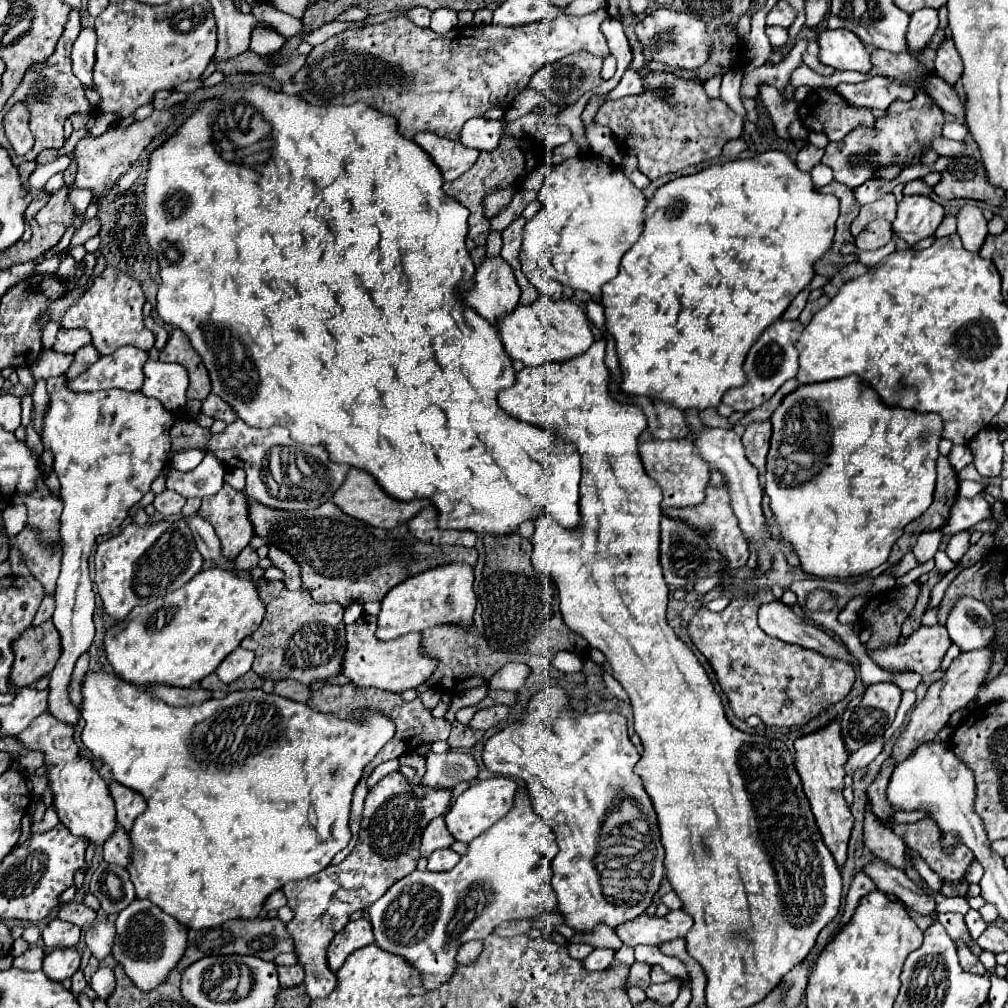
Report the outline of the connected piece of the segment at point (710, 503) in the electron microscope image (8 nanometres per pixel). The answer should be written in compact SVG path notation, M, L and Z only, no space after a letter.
M725 485L721 487L707 487L707 499L705 503L697 505L697 507L685 507L685 509L667 509L665 513L669 513L669 517L679 517L679 519L685 519L689 521L693 527L697 527L699 531L709 531L711 537L709 537L709 543L711 547L719 549L727 559L729 559L729 567L733 569L739 569L739 567L745 567L747 565L747 559L749 559L749 543L745 539L745 535L741 533L739 525L737 525L737 517L733 515L731 511L731 505L729 505L729 493L725 489Z

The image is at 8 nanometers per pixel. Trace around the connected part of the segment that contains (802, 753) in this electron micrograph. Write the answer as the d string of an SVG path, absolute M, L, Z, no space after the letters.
M839 717L829 721L825 727L795 739L795 769L801 777L803 791L811 803L811 811L815 815L817 827L823 835L823 841L829 847L829 851L833 853L835 863L839 863L839 865L843 865L843 861L847 857L847 841L849 841L849 833L853 827L853 815L843 799L843 777L845 777L843 765L845 765L847 757L849 757L849 753L841 739Z

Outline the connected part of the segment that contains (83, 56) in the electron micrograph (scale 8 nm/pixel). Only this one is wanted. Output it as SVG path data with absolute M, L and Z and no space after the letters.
M81 27L81 33L77 35L73 43L73 73L79 77L79 81L87 87L93 87L91 69L95 63L95 29L93 27Z

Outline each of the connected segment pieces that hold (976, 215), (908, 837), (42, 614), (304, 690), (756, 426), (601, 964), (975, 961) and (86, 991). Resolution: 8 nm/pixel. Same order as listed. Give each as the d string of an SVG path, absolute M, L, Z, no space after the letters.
M963 205L957 213L957 235L963 247L969 251L979 251L987 235L987 221L977 205Z
M923 819L919 823L895 825L893 833L901 837L907 847L915 849L927 861L927 865L939 875L939 879L949 883L957 883L965 879L965 871L975 859L973 851L969 851L969 847L961 843L953 847L951 853L945 853L941 845L943 835L931 819Z
M45 593L43 601L41 601L41 607L39 607L39 611L37 611L35 619L33 619L33 625L43 623L45 619L51 619L53 611L55 611L55 597L53 597L53 595L49 595L49 593Z
M285 679L285 681L277 681L275 683L275 693L299 703L307 703L307 699L311 697L311 689L309 685L297 683L295 679Z
M763 421L763 423L753 423L745 427L745 435L743 435L743 447L747 453L747 459L757 467L759 471L759 481L761 487L765 485L765 457L769 451L769 439L771 439L771 423Z
M595 948L594 951L583 960L583 966L588 971L606 969L614 959L616 951L611 948Z
M957 943L957 953L959 953L959 963L961 963L961 967L965 969L965 971L969 971L969 973L985 973L985 967L983 967L983 963L979 961L979 957L977 955L973 955L971 953L971 949L965 945L965 943Z
M79 969L79 971L71 977L71 983L73 983L73 985L71 985L71 993L73 993L75 997L79 997L79 995L87 995L91 1001L97 999L97 993L95 993L93 987L87 983L83 969Z

